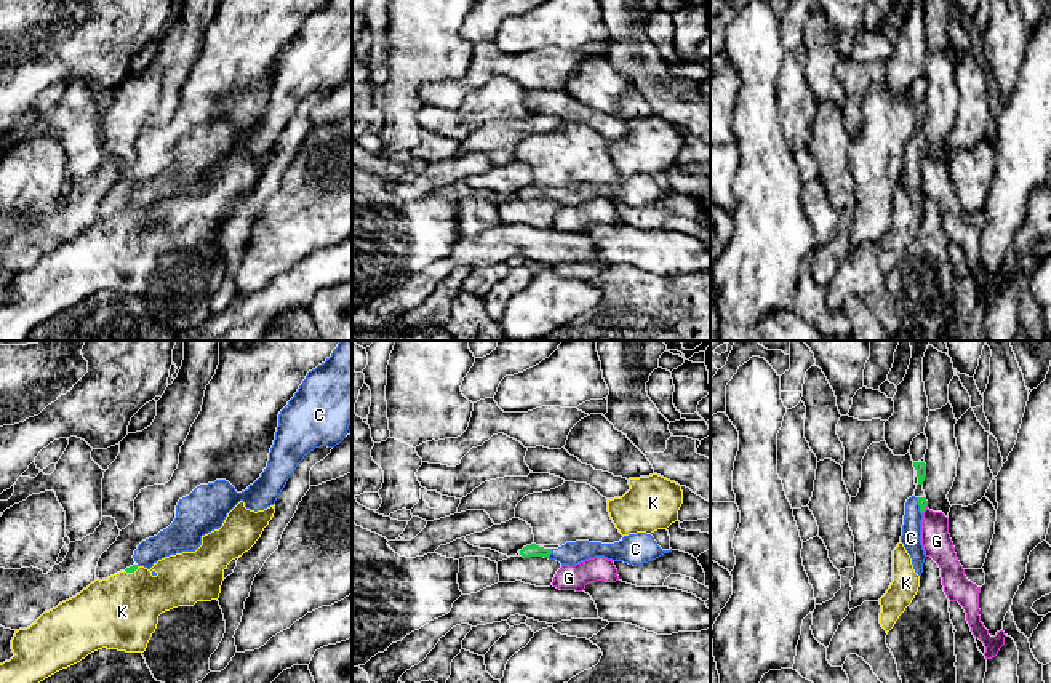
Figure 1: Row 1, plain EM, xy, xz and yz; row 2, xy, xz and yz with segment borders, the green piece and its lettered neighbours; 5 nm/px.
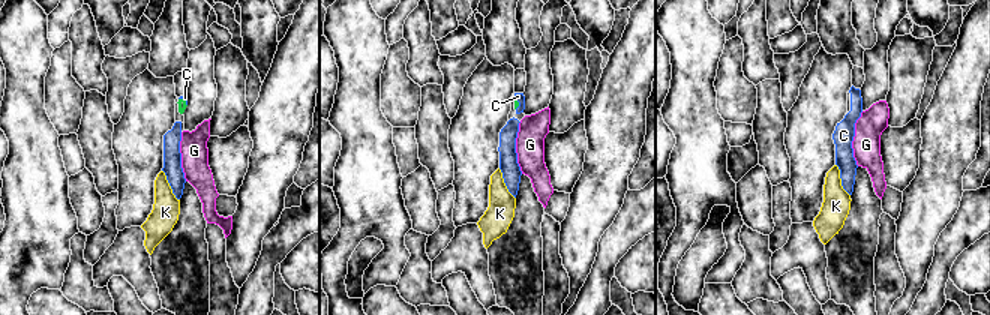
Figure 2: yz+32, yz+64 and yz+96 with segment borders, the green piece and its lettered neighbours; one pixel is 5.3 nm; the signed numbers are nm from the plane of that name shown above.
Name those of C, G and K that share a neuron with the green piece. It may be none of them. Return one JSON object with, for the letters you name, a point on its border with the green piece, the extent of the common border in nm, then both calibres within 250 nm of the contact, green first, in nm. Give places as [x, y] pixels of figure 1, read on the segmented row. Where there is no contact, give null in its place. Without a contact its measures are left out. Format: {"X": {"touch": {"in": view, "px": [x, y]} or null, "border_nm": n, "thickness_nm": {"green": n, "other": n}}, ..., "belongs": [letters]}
{"C": {"touch": {"in": "xz", "px": [549, 554]}, "border_nm": 60, "thickness_nm": {"green": 60, "other": 110}}, "belongs": ["C"]}

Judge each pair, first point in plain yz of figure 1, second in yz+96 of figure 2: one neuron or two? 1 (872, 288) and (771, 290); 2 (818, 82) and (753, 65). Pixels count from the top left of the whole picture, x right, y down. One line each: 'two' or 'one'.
1: two
2: one

